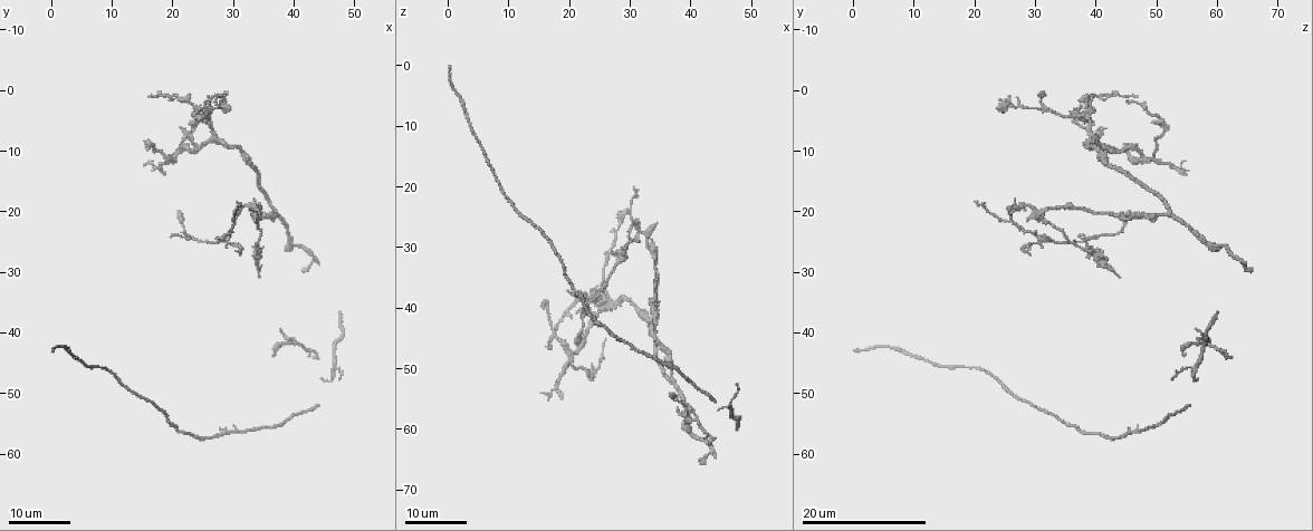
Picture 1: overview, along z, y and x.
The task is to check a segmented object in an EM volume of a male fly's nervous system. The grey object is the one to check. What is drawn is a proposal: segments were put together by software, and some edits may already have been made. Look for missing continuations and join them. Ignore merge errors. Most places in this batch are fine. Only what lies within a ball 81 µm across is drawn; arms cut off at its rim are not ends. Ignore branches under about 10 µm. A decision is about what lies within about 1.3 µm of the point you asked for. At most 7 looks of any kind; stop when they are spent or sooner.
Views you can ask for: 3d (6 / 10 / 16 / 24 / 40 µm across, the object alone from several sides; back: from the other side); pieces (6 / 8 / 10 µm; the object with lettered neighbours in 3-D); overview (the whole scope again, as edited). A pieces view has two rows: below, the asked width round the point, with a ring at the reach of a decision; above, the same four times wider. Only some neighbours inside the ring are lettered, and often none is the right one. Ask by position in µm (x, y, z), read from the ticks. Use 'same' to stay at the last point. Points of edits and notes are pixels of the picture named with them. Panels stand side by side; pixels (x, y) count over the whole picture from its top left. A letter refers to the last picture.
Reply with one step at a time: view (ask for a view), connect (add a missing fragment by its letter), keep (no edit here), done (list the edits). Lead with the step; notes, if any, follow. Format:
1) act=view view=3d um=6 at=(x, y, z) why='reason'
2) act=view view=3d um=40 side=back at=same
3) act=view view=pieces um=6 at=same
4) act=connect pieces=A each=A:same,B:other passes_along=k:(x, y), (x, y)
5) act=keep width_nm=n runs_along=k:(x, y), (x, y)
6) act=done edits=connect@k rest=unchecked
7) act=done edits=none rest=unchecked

act=view view=3d um=24 at=(37.0, 43.5, 54.5) why='tapers out'

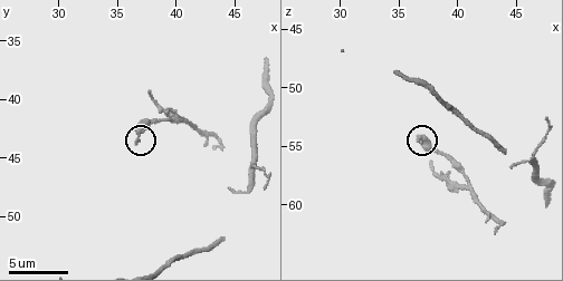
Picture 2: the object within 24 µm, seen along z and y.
act=view view=pieces um=8 at=(36.6, 43.6, 54.4)

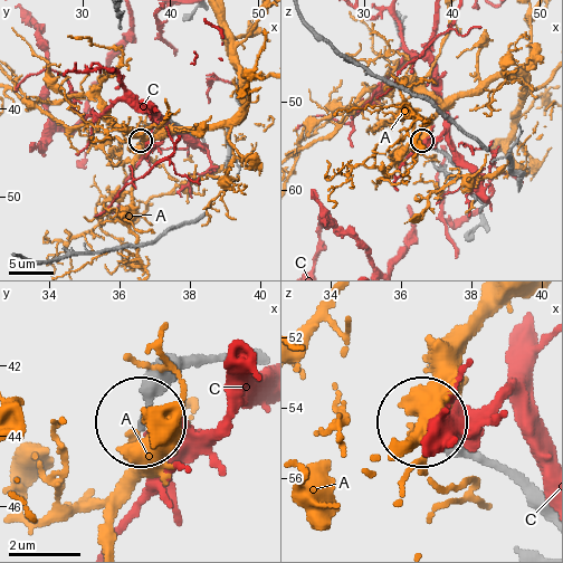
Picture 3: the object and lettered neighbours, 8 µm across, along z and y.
act=keep each=A:other,C:other found='no lettered fragment goes on from it'

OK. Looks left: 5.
act=view view=3d um=24 at=(34.0, 31.0, 44.0)

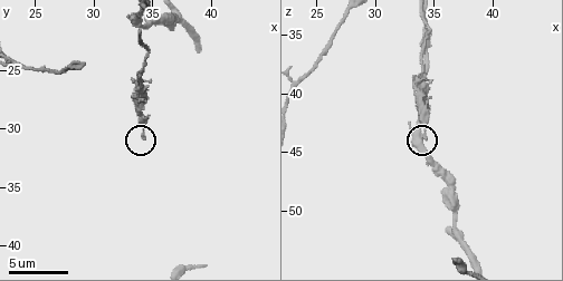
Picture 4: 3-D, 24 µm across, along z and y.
act=view view=3d um=6 at=(34.0, 30.6, 43.8)

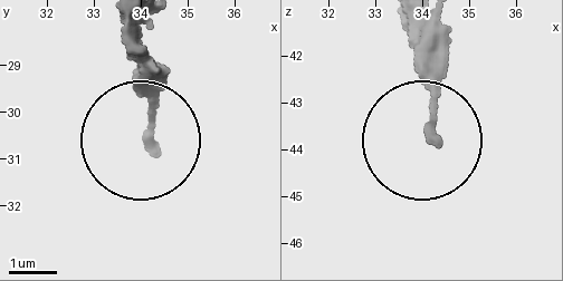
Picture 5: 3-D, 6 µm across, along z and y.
act=view view=pieces um=10 at=(34.25, 30.70, 43.80)

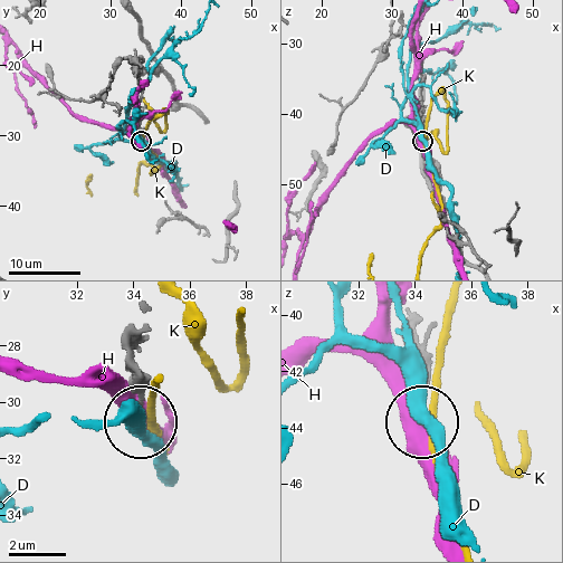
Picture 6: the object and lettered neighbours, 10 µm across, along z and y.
act=keep each=D:other,H:other,K:other found='no lettered fragment goes on from it'

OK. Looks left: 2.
act=view view=3d um=16 at=(34.0, 20.0, 26.5) why='thin end'

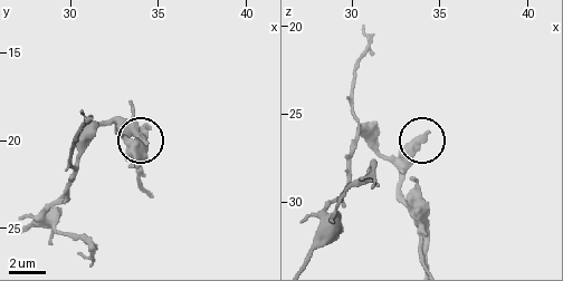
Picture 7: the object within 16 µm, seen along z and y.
act=view view=pieces um=6 at=(34.2, 20.1, 26.2)

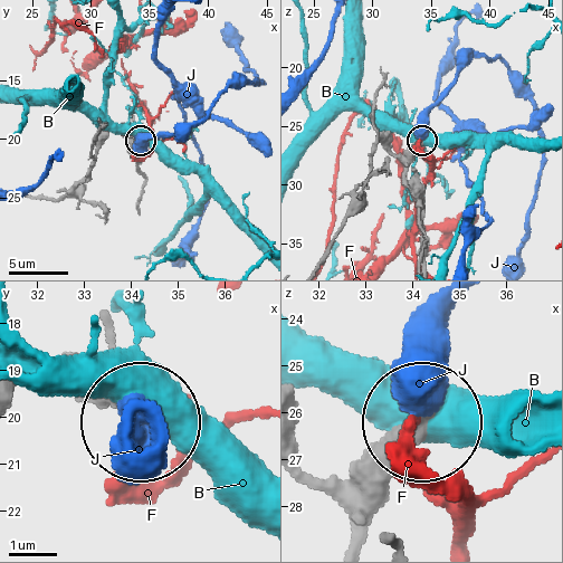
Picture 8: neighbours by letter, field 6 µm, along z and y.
act=keep each=B:other,F:other,J:other found='none of them fits'

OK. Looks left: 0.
act=done edits=none rest=unchecked

